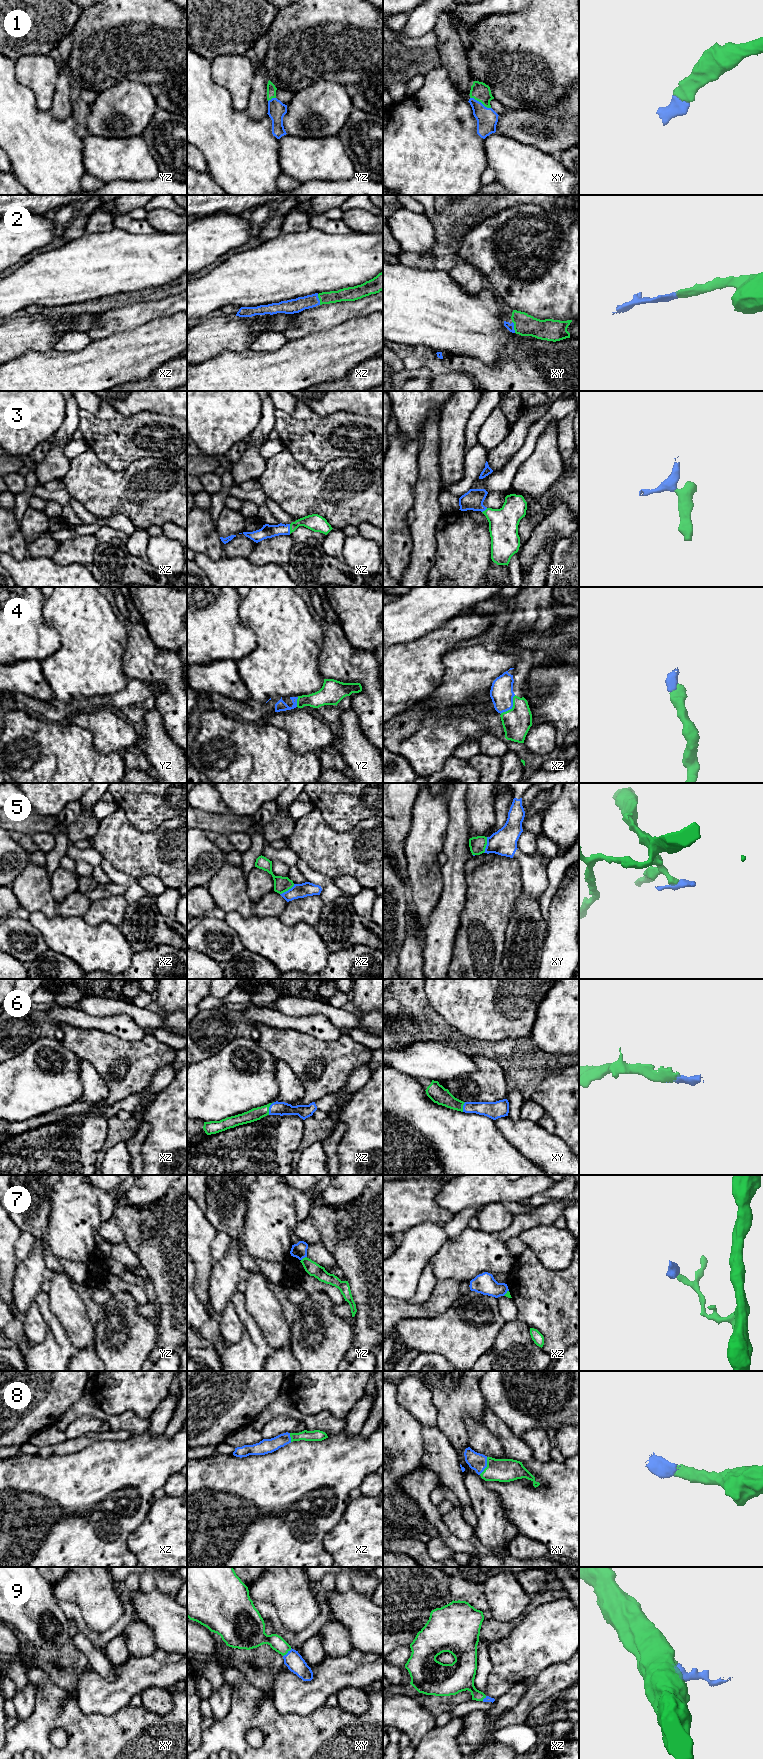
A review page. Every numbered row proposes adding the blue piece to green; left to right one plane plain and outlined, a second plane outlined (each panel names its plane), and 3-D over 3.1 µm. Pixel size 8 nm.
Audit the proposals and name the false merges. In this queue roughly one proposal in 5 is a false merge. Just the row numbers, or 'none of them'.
5, 7

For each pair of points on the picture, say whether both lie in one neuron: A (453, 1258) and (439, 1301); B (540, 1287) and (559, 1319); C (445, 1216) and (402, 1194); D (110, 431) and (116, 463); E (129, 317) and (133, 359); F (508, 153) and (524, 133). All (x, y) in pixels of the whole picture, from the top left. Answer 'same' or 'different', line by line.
A: different
B: same
C: same
D: same
E: different
F: different

